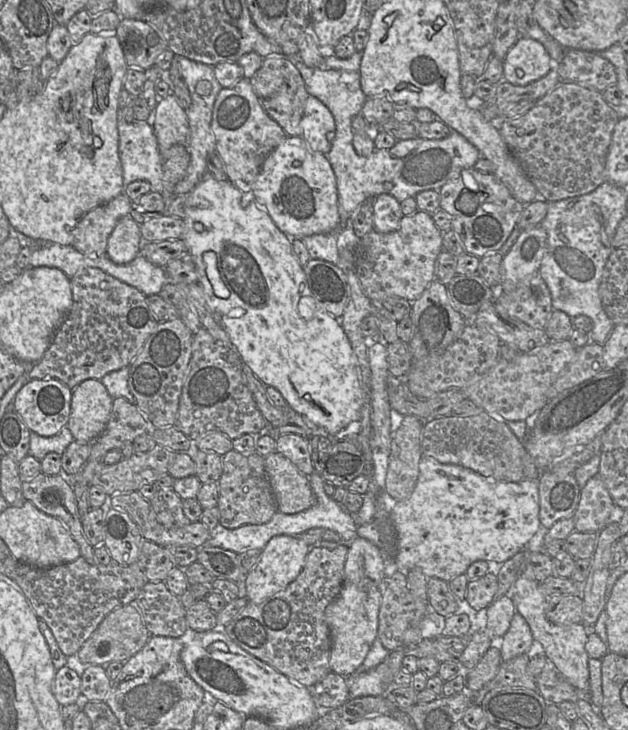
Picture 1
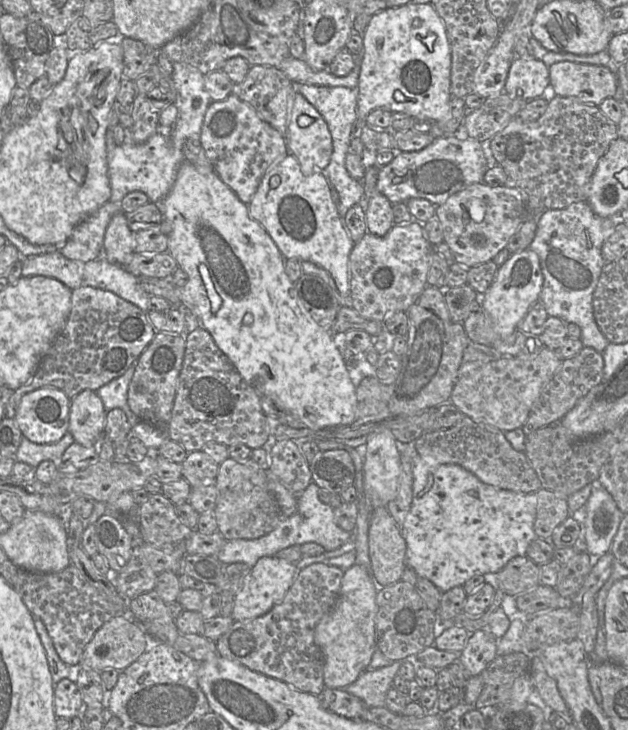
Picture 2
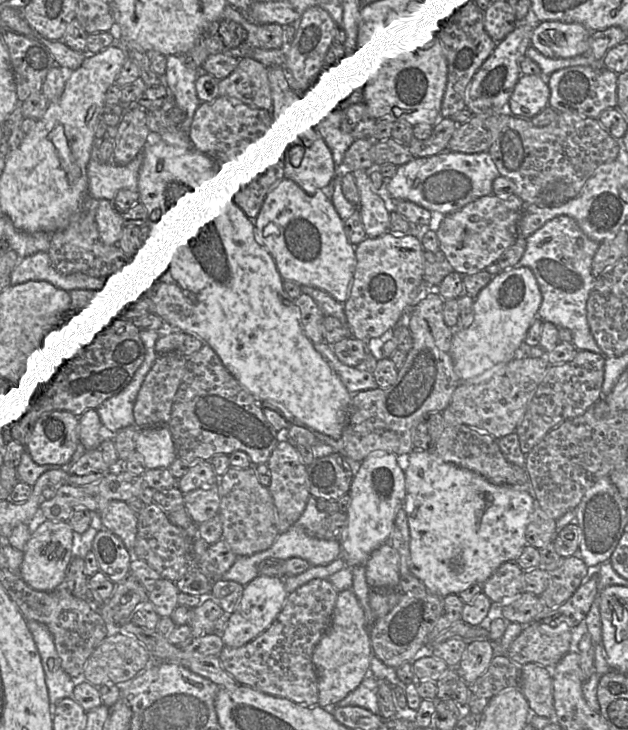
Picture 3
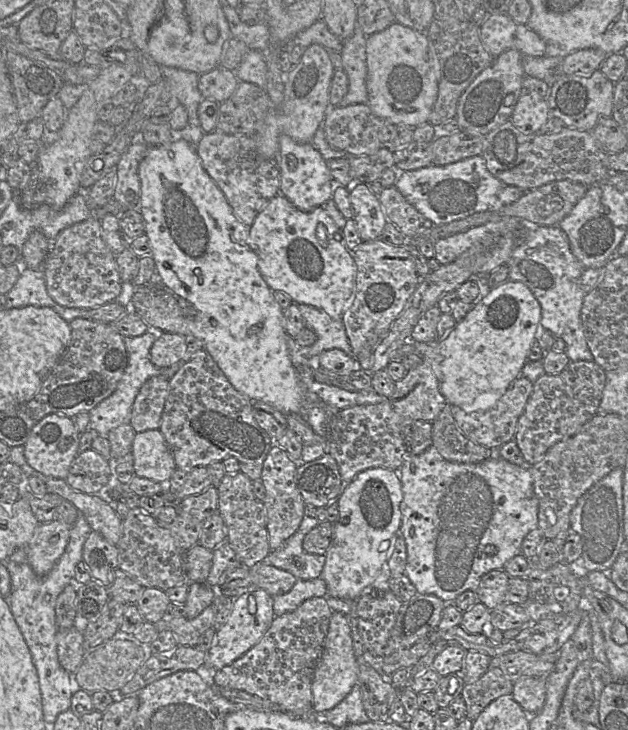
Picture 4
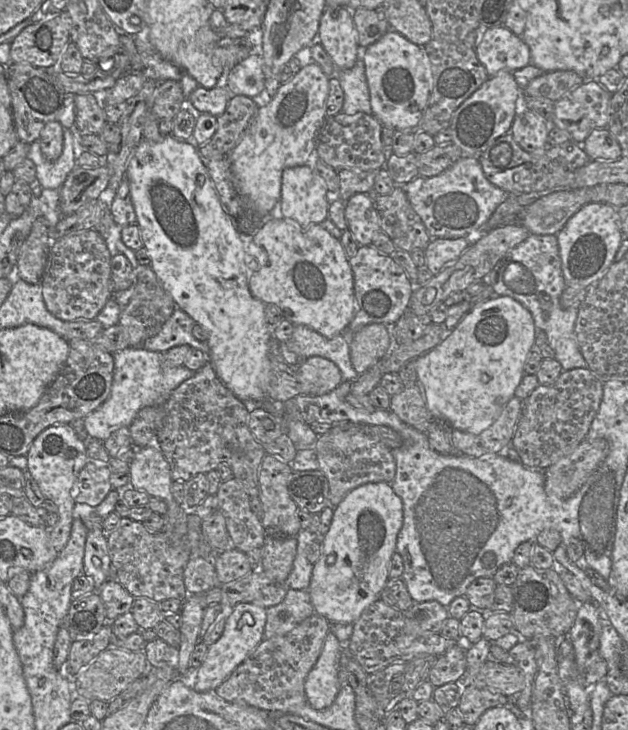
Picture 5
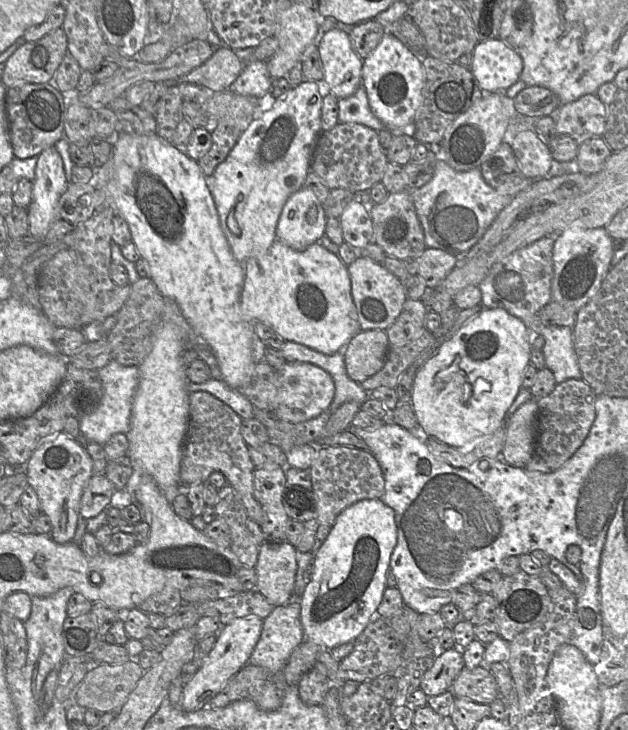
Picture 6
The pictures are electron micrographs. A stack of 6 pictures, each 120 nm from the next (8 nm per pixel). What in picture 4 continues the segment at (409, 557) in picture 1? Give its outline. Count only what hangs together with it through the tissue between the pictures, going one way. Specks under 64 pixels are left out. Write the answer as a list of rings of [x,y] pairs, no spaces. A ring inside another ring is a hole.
[[[429,447],[419,455],[405,455],[400,467],[399,478],[403,493],[400,532],[404,537],[407,549],[405,575],[415,586],[417,594],[435,595],[445,603],[454,603],[455,599],[463,592],[468,590],[475,591],[482,576],[492,570],[503,570],[509,560],[521,554],[521,545],[524,538],[530,531],[538,527],[539,501],[535,494],[530,466],[528,468],[527,466],[514,465],[498,456],[498,450],[494,452],[491,458],[482,462],[463,464],[447,461],[434,447]]]

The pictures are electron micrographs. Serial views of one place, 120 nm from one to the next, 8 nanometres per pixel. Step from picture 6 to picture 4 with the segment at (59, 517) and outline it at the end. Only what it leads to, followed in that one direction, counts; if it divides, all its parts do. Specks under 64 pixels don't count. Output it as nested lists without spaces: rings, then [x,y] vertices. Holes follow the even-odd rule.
[[[50,414],[39,421],[32,429],[24,445],[27,463],[37,474],[66,480],[70,466],[78,453],[80,433],[70,417]],[[57,520],[37,526],[27,545],[28,564],[40,577],[48,574],[64,553],[70,527]]]

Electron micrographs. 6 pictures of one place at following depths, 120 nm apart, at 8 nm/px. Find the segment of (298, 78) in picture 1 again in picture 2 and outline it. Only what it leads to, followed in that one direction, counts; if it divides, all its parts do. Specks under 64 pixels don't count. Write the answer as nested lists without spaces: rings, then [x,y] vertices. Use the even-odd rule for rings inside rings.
[[[251,66],[244,81],[234,85],[232,94],[253,107],[260,118],[276,129],[286,140],[296,91],[294,83],[278,67]]]

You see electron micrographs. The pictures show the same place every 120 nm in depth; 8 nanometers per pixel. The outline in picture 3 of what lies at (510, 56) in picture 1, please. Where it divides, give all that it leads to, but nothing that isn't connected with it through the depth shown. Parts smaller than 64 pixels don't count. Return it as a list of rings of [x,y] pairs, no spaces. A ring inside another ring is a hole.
[[[521,75],[509,99],[513,116],[530,120],[549,105],[550,89],[544,75]]]

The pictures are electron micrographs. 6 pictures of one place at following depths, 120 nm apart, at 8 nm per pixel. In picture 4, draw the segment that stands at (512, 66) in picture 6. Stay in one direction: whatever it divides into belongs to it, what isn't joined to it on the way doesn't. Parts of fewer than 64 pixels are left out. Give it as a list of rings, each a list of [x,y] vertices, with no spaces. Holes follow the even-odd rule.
[[[507,13],[491,15],[480,27],[480,38],[484,48],[492,56],[515,49],[523,56],[542,57],[546,44],[527,25],[515,22]]]

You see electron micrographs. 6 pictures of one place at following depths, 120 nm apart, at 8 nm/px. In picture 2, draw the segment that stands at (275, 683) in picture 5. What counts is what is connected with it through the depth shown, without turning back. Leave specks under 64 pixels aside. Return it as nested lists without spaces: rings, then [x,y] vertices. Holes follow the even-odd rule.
[[[314,563],[300,570],[283,601],[269,612],[254,619],[234,621],[229,630],[216,642],[219,655],[255,672],[281,680],[299,691],[320,695],[325,688],[324,658],[320,648],[315,644],[314,631],[319,621],[336,603],[343,576],[343,570],[326,563]]]

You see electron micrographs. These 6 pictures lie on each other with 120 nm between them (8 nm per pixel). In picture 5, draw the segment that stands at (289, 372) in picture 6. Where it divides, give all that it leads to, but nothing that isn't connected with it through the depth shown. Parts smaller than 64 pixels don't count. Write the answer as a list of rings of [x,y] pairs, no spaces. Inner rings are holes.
[[[312,356],[305,359],[299,366],[290,366],[295,381],[300,386],[300,394],[308,396],[321,396],[333,391],[343,380],[339,368],[332,361]]]

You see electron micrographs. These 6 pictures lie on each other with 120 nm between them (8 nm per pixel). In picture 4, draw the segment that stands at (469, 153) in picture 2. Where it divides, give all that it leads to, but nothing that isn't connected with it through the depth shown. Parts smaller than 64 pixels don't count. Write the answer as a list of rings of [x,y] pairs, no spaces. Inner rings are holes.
[[[478,155],[448,165],[431,164],[400,172],[394,186],[433,225],[443,225],[492,210],[499,205],[498,194],[504,184],[488,171],[485,159]]]

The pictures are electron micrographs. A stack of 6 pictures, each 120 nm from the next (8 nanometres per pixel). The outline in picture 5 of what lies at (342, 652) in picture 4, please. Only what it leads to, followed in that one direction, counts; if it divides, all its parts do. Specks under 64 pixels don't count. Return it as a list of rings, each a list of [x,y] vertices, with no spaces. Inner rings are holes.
[[[330,629],[324,641],[320,656],[308,673],[304,684],[307,703],[316,710],[322,710],[329,707],[334,702],[337,694],[342,688],[339,681],[341,652],[342,643]]]

